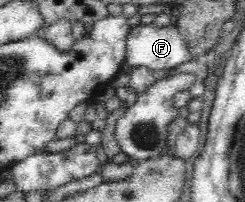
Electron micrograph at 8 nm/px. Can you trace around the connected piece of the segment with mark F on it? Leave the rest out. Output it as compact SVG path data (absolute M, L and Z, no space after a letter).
M174 24L157 27L136 25L127 36L125 64L132 67L146 67L155 73L176 69L186 62L203 61L203 57L192 55L178 27Z

